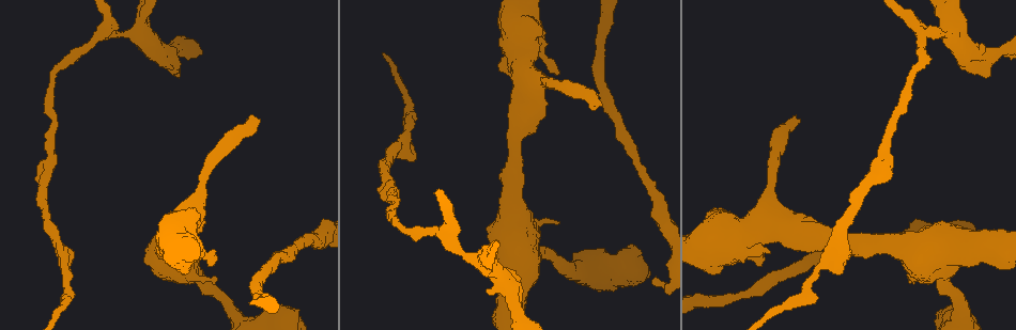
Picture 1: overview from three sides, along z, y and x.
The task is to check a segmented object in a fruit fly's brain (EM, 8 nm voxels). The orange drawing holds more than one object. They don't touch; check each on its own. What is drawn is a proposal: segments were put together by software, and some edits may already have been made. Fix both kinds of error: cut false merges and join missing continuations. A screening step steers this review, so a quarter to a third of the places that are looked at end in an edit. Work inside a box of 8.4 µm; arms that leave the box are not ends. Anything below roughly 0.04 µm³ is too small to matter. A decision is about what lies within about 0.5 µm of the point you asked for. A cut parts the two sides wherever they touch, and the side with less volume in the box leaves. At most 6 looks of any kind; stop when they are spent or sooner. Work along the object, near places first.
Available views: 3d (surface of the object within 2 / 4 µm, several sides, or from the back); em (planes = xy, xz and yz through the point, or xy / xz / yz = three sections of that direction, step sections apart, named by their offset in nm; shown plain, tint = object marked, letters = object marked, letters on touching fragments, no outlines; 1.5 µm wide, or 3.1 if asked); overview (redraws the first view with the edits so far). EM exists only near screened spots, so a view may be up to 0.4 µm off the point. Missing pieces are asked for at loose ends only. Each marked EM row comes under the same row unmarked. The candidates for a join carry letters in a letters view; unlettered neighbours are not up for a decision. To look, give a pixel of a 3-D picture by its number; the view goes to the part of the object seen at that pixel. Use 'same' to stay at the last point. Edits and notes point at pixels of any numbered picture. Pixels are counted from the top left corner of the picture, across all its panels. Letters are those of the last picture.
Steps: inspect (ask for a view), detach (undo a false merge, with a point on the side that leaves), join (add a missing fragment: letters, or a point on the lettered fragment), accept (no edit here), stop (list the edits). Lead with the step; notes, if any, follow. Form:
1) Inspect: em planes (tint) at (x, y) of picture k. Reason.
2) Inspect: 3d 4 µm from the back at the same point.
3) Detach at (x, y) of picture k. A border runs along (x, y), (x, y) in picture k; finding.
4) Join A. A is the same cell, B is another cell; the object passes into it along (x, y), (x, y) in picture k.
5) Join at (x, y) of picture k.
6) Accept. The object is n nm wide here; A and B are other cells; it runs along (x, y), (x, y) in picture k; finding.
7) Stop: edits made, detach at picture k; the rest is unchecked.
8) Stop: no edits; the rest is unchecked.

Inspect: em planes (tint) at (250, 114) of picture 1. An open end.

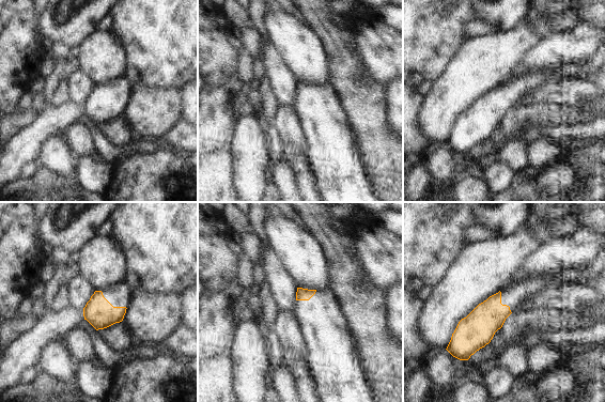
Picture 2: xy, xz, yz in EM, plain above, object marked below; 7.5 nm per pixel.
Inspect: em planes (letters) at the same point. See the neighbours.

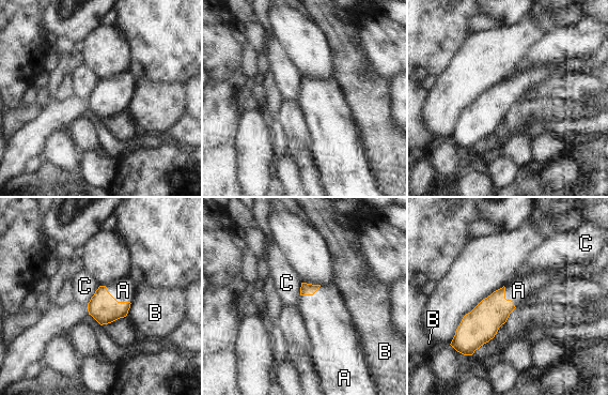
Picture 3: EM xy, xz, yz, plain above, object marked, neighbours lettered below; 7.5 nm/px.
Join at (123, 290) of picture 3. A is the same cell, B and C are other cells; it goes on there.

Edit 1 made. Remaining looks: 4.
Inspect: 3d 4 µm at (212, 266) of picture 1. Free end.

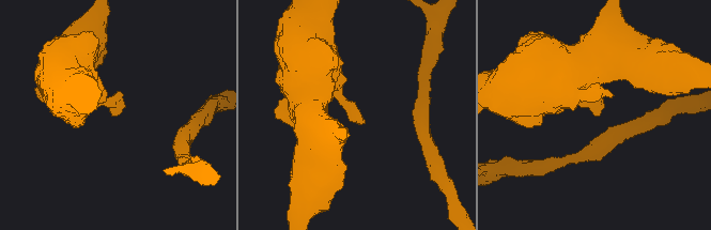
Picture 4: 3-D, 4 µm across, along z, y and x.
Inspect: em xz step 8 (tint) at (114, 113) of picture 4. Shape alone is not enough.

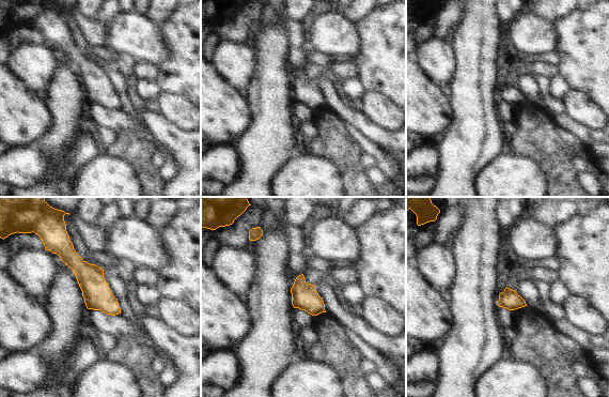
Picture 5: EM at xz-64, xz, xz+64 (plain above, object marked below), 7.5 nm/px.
Inspect: em planes (letters) at the same point. Another direction.

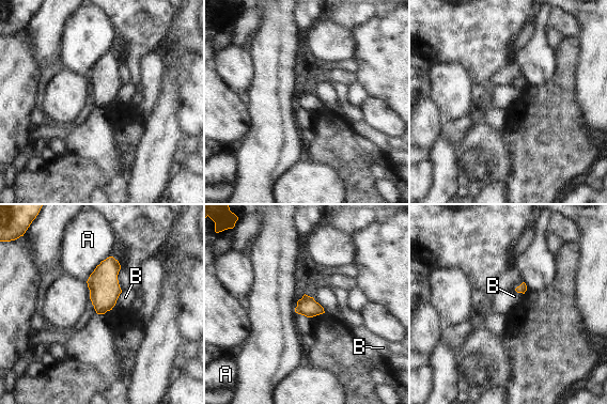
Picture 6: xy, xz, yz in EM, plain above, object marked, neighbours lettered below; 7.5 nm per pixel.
Accept. A and B are other cells; a border runs along (122, 291), (117, 299) in picture 6; none of them fits.

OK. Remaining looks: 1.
Inspect: em planes (letters) at (653, 281) of picture 1.

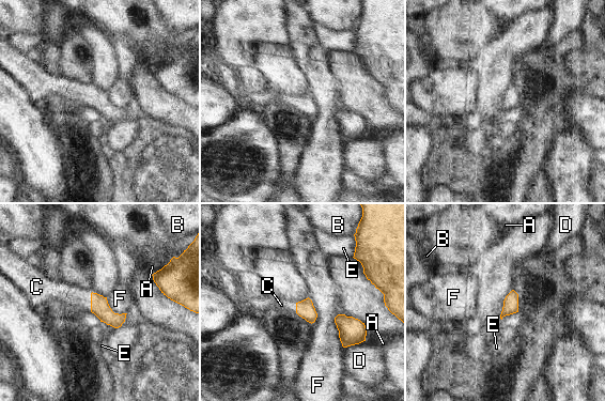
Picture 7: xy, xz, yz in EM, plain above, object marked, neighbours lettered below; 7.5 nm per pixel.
Join at (72, 296) of picture 7. C is the same cell, A, B, D, E and F are other cells; it goes on there.

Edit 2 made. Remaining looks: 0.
Stop: edits made, join at picture 3, join at picture 7; the rest is unchecked.

